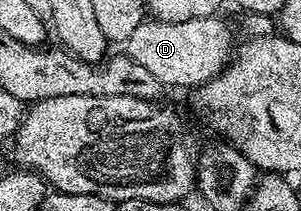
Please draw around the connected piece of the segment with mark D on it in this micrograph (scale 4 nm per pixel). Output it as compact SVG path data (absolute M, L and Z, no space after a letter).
M220 17L167 24L151 18L141 22L123 44L124 53L146 67L164 87L196 88L221 73L232 59L235 41Z

